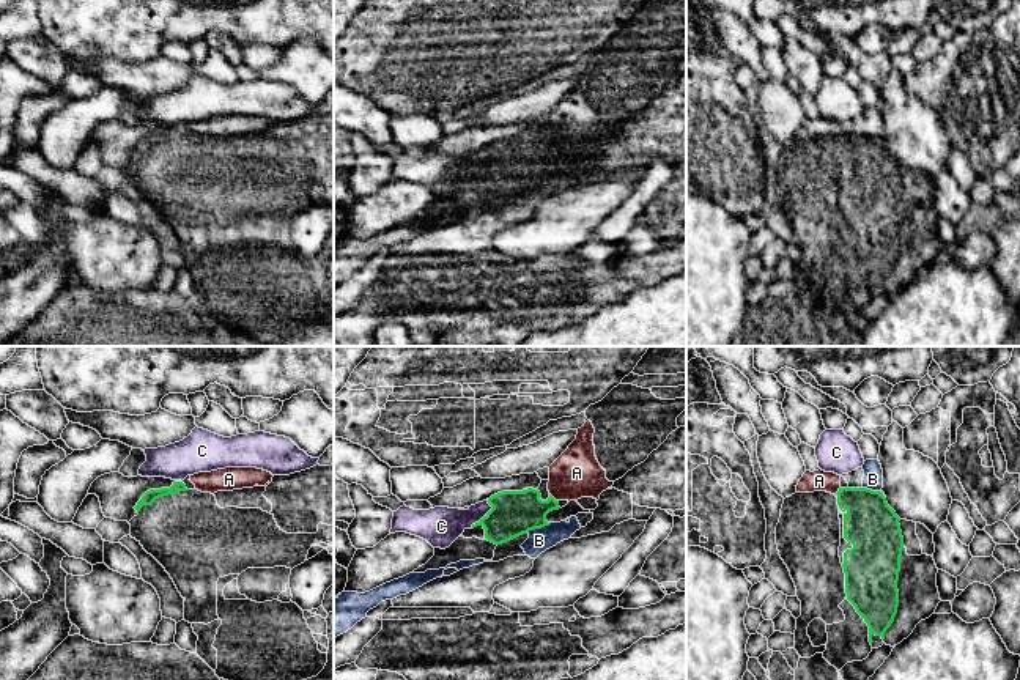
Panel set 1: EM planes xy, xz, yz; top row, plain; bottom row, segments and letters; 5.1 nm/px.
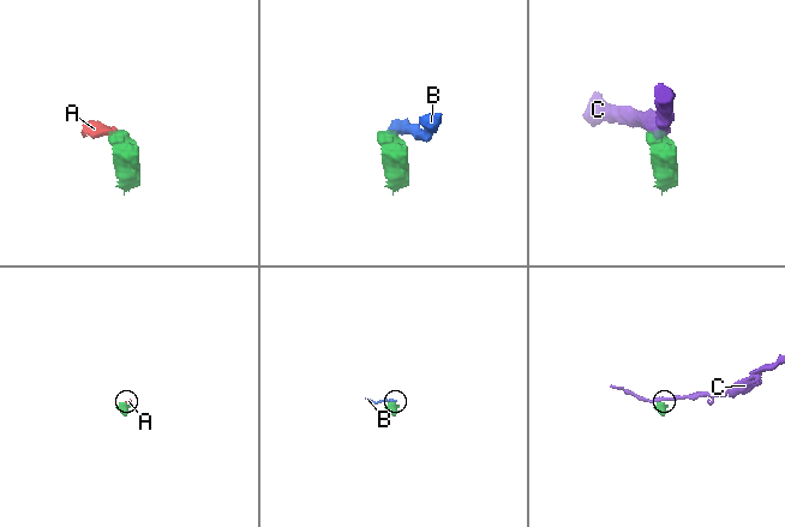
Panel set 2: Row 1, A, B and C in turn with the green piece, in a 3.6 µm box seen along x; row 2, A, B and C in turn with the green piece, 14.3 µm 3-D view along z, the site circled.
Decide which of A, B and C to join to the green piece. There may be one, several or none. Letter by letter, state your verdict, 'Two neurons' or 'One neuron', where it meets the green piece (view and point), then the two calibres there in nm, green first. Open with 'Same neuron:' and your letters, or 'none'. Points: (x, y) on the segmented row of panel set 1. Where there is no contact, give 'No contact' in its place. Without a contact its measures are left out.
Same neuron: none
A: Two neurons. Touches green at xz (553, 498). Thickness 220 nm (green) against 240 nm
B: Two neurons. Touches green at xz (539, 528). Thickness 220 nm (green) against 120 nm
C: Two neurons. Touches green at xz (487, 513). Thickness 220 nm (green) against 200 nm

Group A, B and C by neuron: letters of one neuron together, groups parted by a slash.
A B / C

